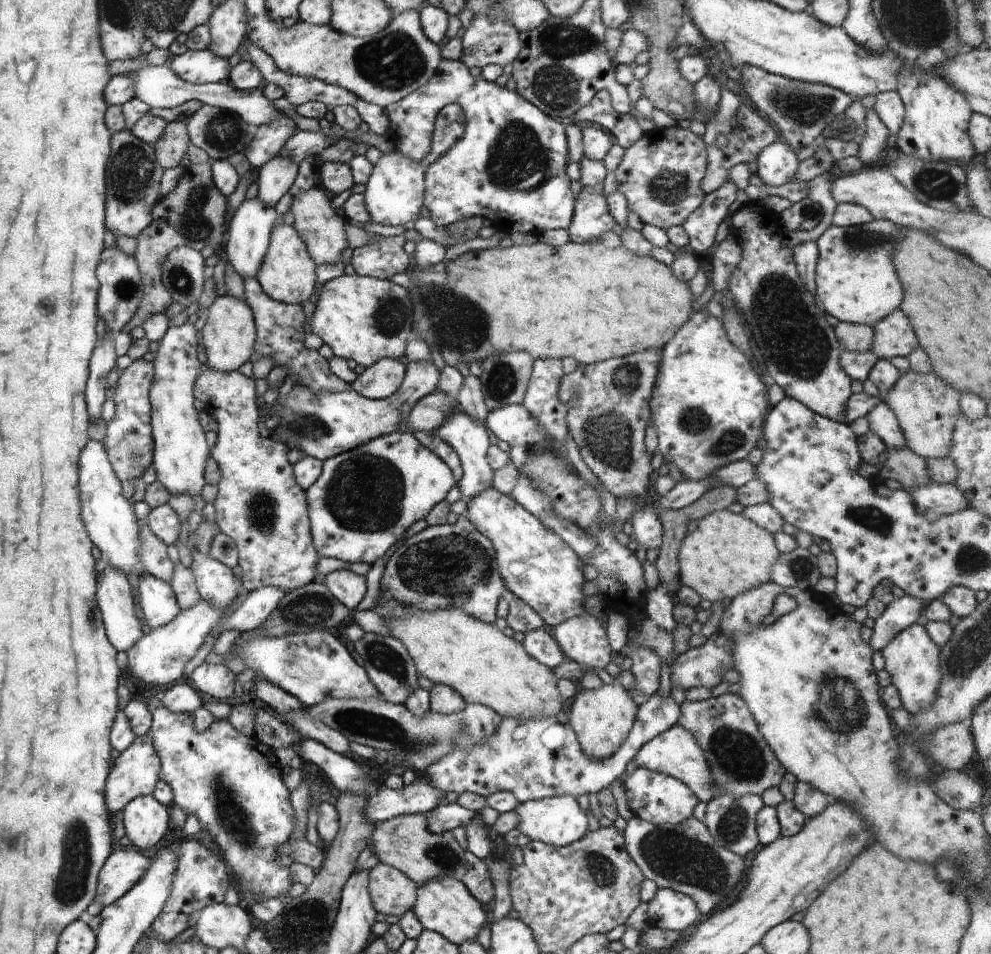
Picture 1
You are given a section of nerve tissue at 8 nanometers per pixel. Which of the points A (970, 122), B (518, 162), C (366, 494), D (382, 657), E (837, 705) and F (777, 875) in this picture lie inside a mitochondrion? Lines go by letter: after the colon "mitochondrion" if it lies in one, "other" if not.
A: other
B: mitochondrion
C: mitochondrion
D: mitochondrion
E: mitochondrion
F: other

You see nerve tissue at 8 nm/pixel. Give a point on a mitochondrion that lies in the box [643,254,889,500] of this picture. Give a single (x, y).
(796, 342)

